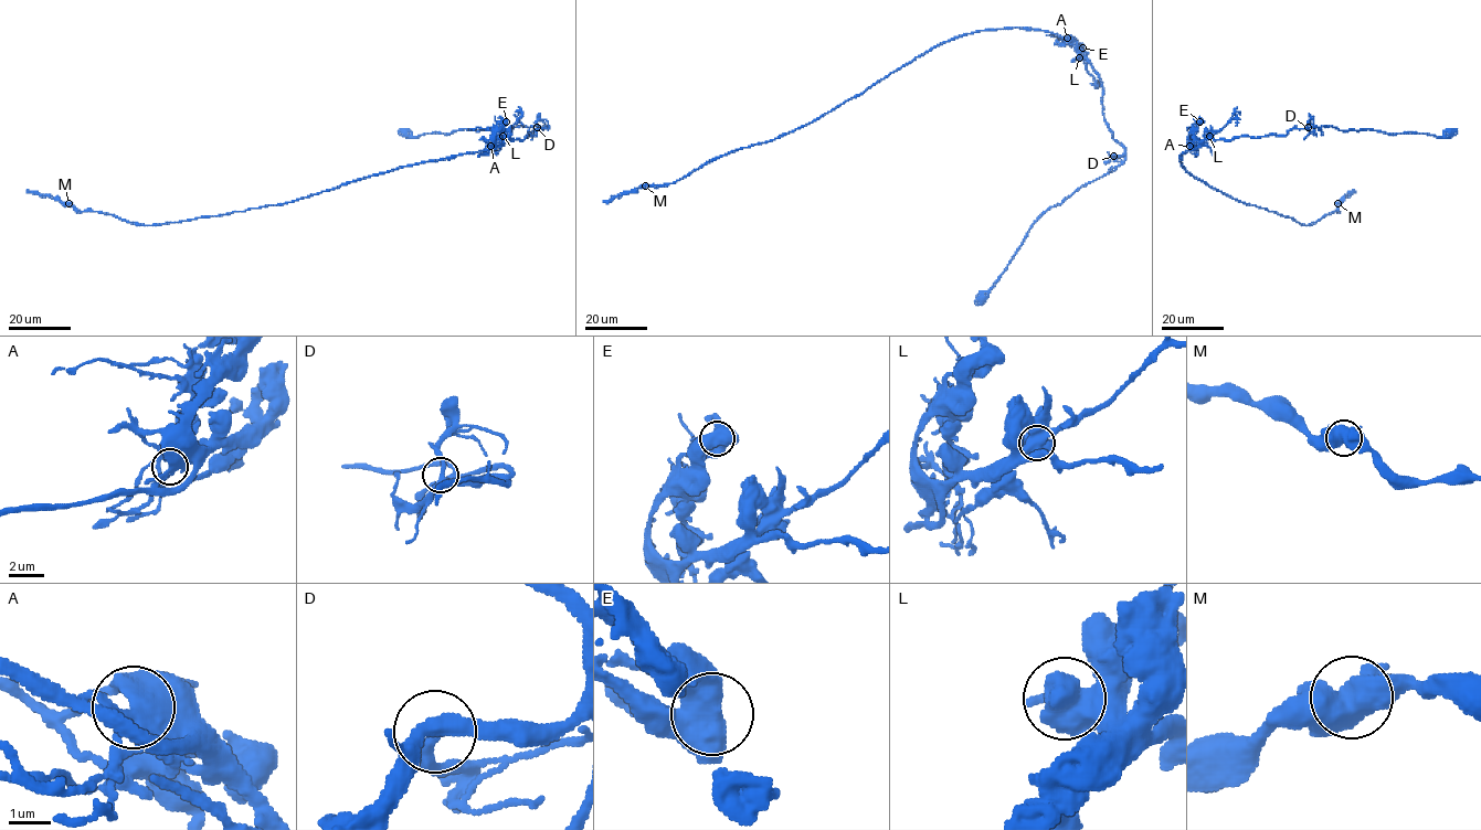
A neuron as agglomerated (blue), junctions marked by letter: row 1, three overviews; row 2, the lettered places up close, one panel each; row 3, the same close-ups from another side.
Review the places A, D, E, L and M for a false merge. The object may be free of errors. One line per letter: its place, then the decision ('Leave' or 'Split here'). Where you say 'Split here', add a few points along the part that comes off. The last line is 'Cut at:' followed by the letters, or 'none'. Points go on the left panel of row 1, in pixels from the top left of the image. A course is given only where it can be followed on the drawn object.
A: Place: (490, 146). Leave
D: Place: (537, 127). Leave
E: Place: (506, 121). Leave
L: Place: (503, 136). Leave
M: Place: (69, 203). Leave
Cut at: none

